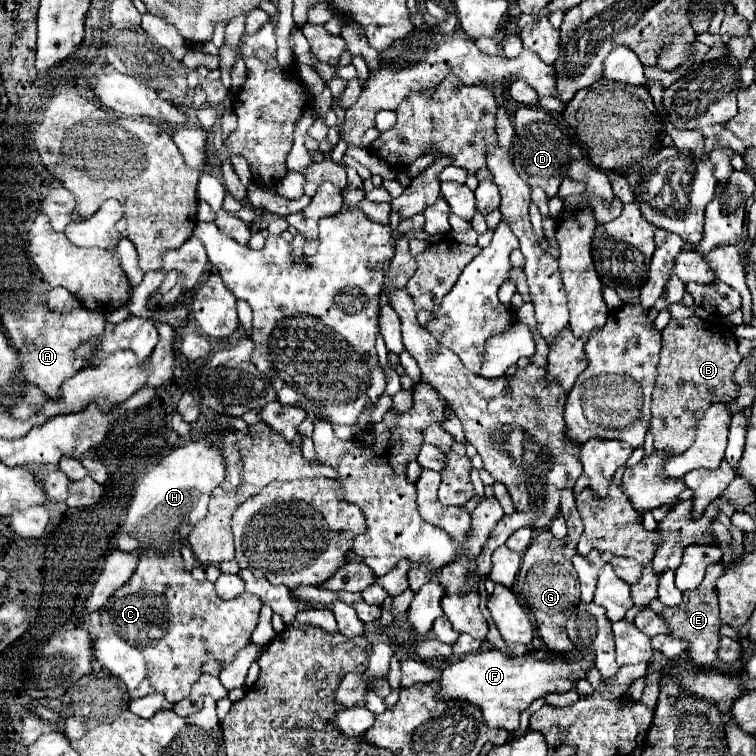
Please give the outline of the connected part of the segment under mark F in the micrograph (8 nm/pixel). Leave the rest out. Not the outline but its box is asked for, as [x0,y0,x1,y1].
[439,650,593,732]

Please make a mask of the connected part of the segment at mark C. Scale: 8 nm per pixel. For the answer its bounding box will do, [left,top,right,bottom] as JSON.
[93,548,261,704]

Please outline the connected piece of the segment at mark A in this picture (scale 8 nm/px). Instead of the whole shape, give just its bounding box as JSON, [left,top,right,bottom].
[1,304,105,398]

